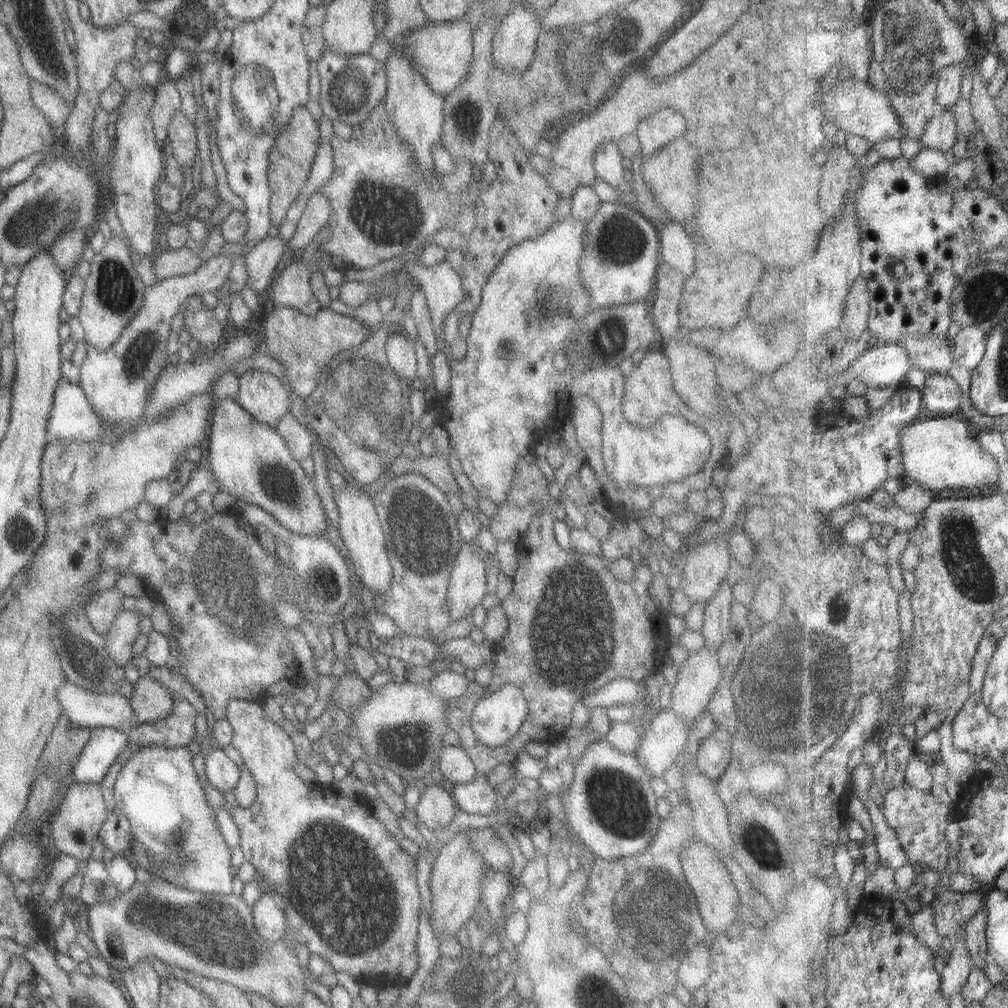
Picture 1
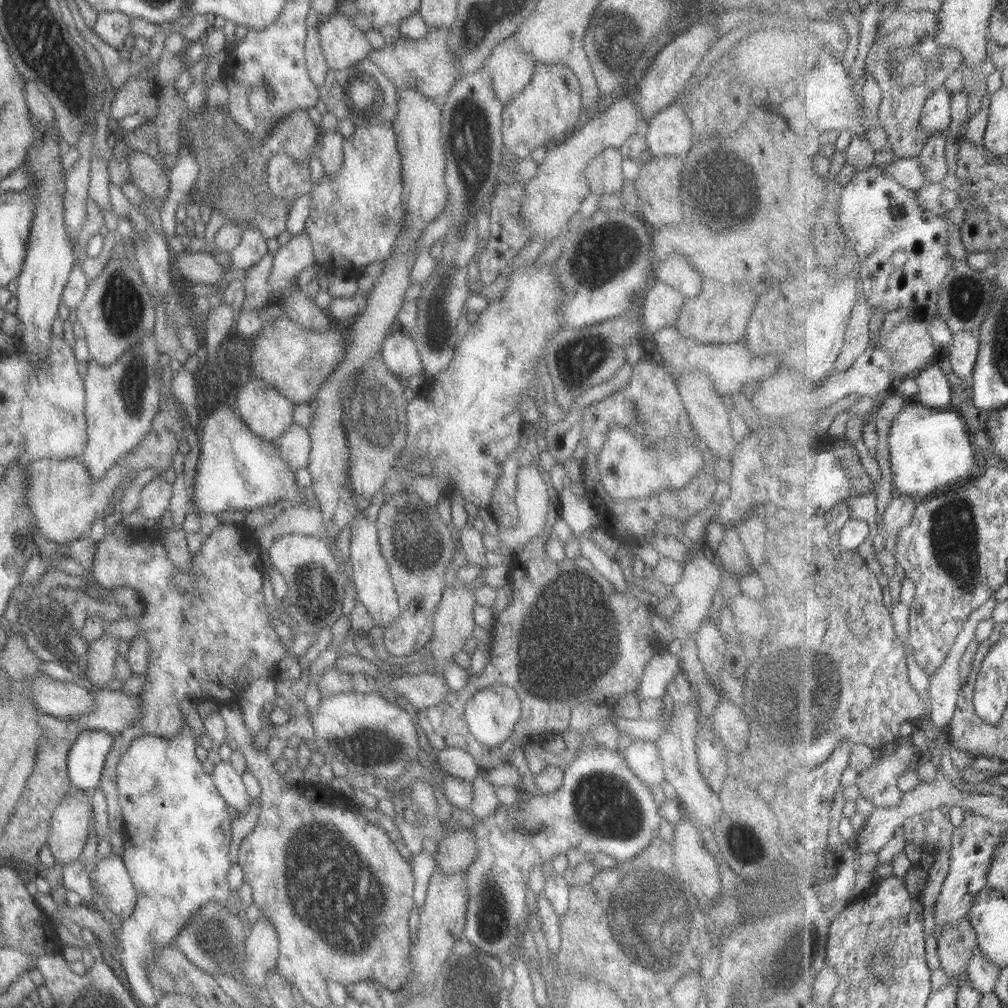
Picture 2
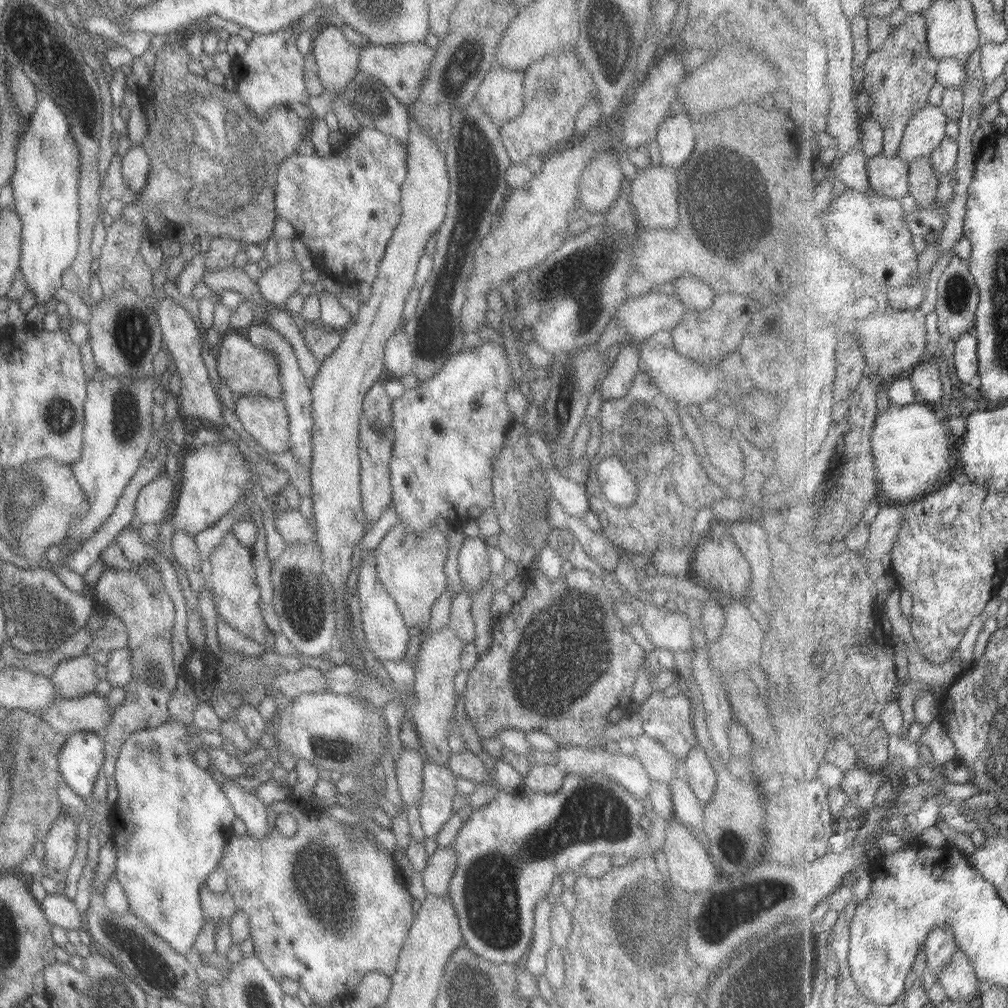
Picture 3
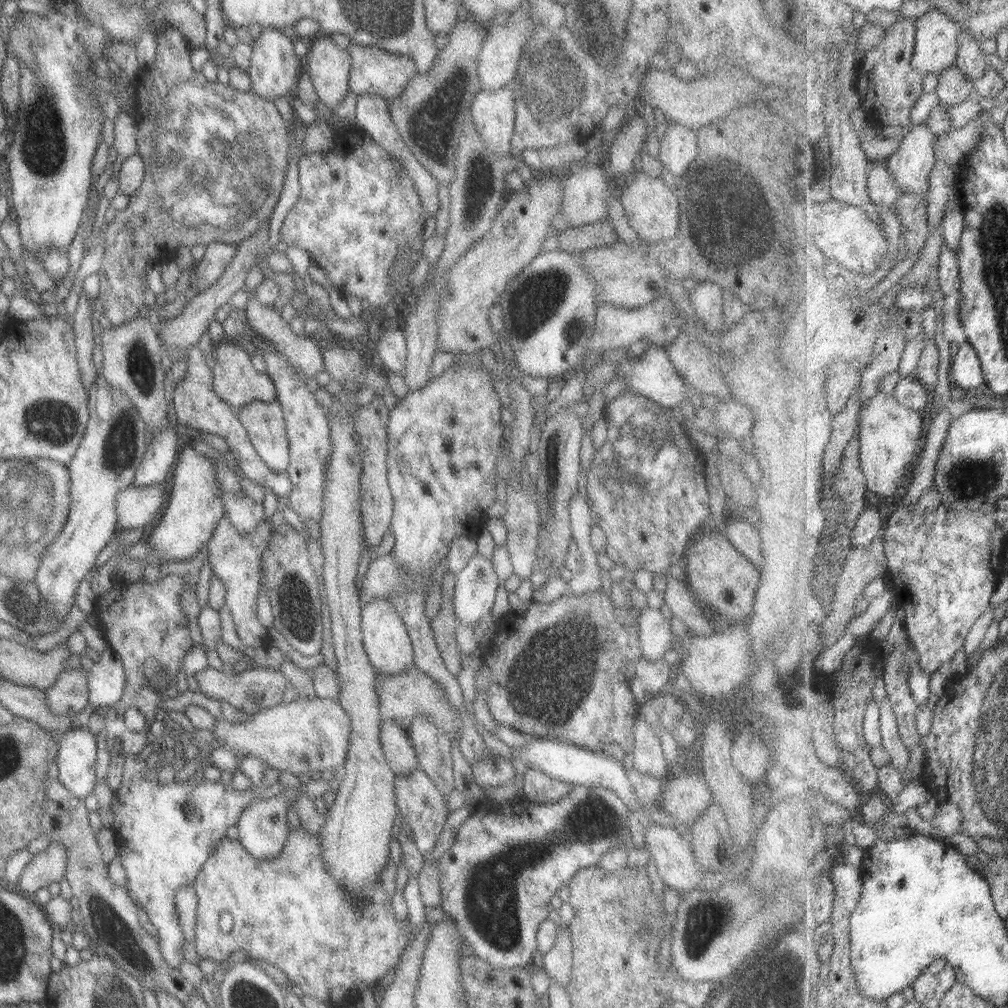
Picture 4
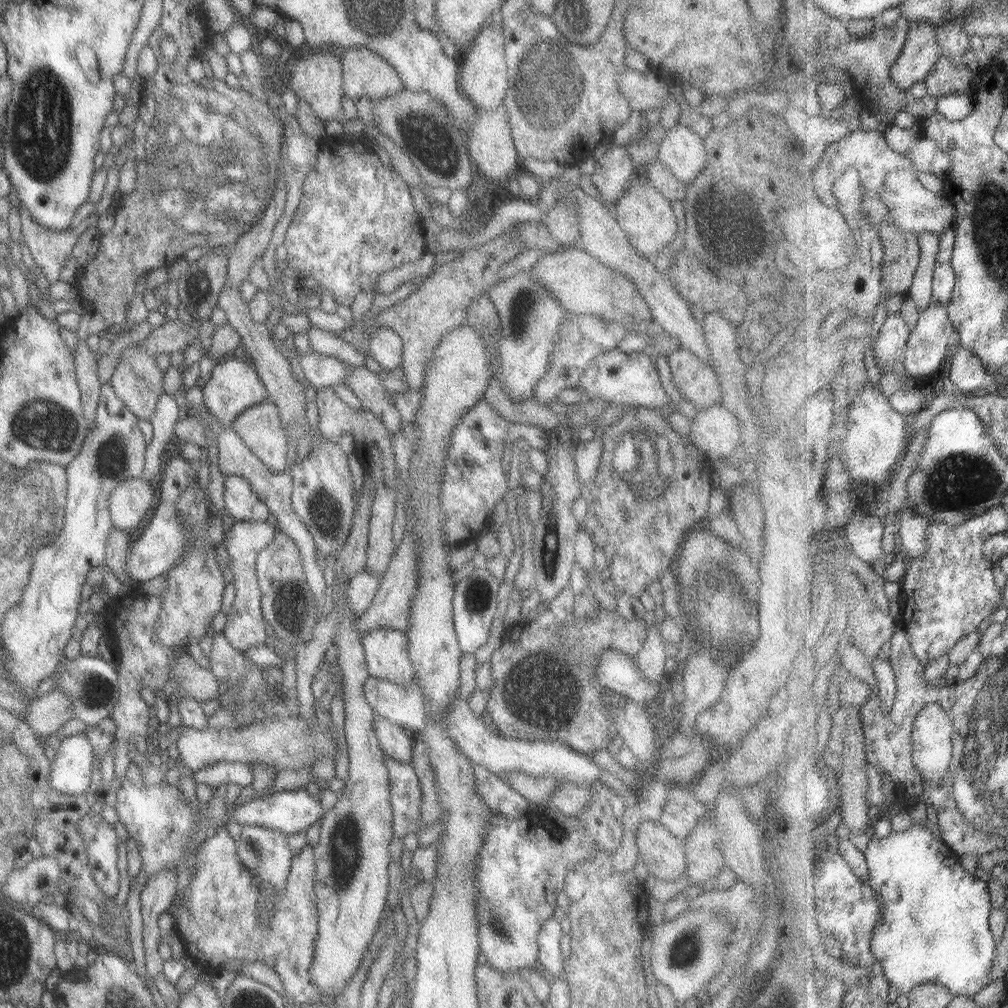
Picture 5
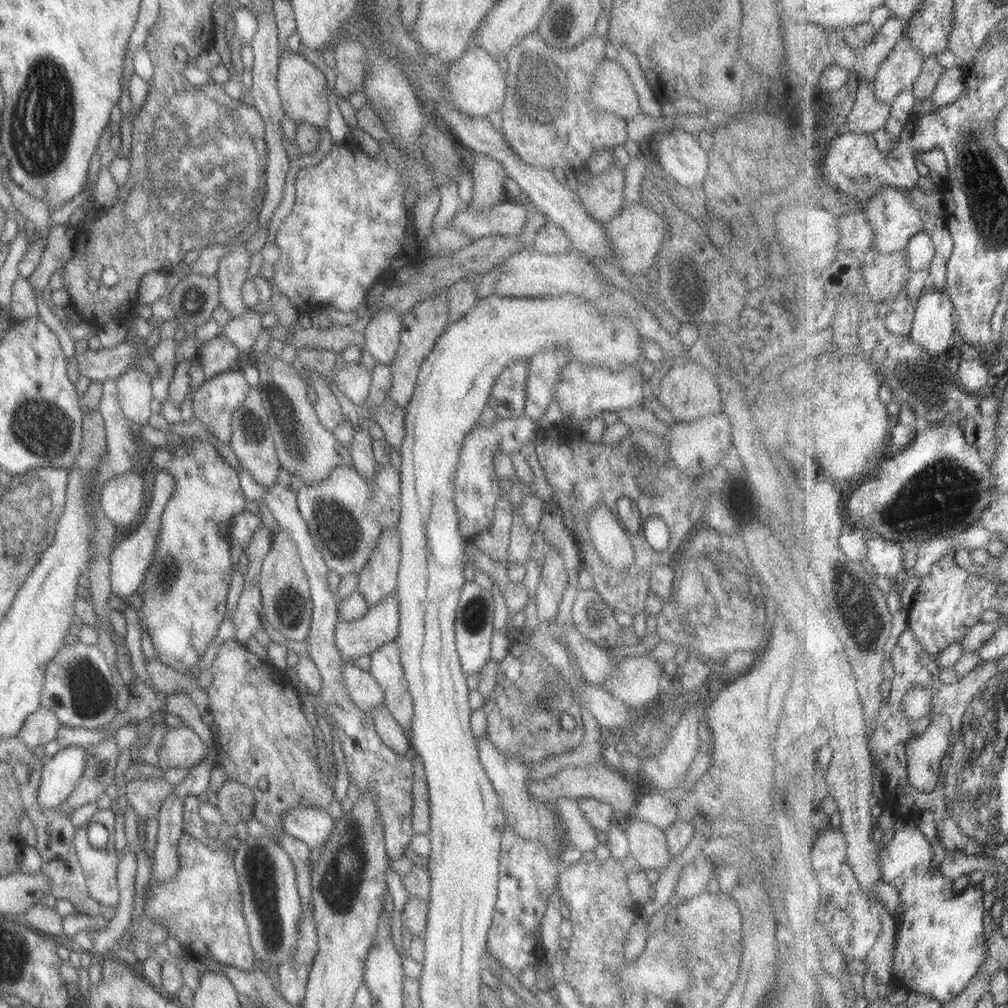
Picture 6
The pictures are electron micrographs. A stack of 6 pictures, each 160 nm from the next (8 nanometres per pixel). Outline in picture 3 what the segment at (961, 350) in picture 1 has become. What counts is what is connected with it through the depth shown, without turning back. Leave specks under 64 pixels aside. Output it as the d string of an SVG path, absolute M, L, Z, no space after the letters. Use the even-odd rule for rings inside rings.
M964 333L956 341L954 355L954 369L959 380L965 384L975 384L979 382L980 366L978 363L978 337L973 334Z

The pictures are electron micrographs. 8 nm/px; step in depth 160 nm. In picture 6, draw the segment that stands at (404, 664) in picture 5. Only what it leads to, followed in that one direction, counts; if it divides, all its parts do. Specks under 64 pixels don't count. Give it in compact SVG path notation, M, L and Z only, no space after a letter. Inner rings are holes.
M394 641L369 655L368 674L379 685L382 706L389 711L393 721L409 738L412 718L412 701L407 693L406 681L398 660L398 647Z

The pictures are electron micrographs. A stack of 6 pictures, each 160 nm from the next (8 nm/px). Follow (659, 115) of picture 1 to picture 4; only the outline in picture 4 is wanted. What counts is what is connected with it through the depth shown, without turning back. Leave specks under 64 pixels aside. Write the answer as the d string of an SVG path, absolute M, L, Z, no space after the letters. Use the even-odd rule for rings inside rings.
M669 123L663 137L658 142L657 160L663 171L673 175L675 179L683 176L683 172L689 168L689 164L693 162L693 158L697 154L693 131Z

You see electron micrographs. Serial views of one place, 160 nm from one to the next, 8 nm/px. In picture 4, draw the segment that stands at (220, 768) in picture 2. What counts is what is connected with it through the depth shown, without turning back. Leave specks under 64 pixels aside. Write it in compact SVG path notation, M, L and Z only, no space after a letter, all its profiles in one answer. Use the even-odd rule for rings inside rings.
M321 780L317 782L311 782L309 786L301 784L299 788L285 788L278 795L273 797L264 797L263 799L254 802L251 806L248 806L237 819L235 828L237 828L237 840L243 847L243 850L252 856L255 860L271 860L273 856L277 856L283 848L285 839L288 835L288 826L285 818L287 810L287 804L289 800L295 800L299 793L313 792L313 796L321 797Z

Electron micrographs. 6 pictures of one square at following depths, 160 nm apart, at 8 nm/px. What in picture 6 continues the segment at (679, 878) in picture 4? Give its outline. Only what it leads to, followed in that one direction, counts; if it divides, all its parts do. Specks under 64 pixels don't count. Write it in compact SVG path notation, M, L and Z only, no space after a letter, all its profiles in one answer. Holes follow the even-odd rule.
M623 821L624 835L627 839L628 854L633 856L641 870L663 868L670 858L664 832L645 822Z

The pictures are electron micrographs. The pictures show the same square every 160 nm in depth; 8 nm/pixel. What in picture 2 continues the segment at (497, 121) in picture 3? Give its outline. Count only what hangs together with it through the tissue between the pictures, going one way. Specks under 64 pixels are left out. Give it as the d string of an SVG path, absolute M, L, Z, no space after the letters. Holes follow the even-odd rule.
M510 33L507 40L504 38L491 49L482 66L489 74L493 94L503 105L527 86L534 64L530 54L518 49Z

